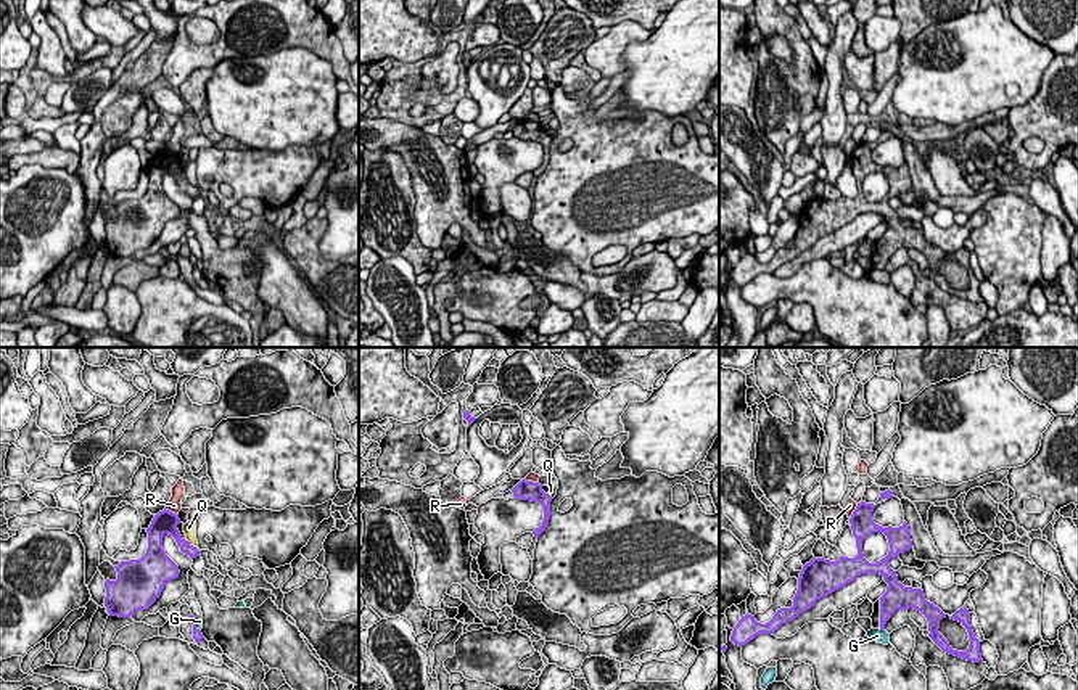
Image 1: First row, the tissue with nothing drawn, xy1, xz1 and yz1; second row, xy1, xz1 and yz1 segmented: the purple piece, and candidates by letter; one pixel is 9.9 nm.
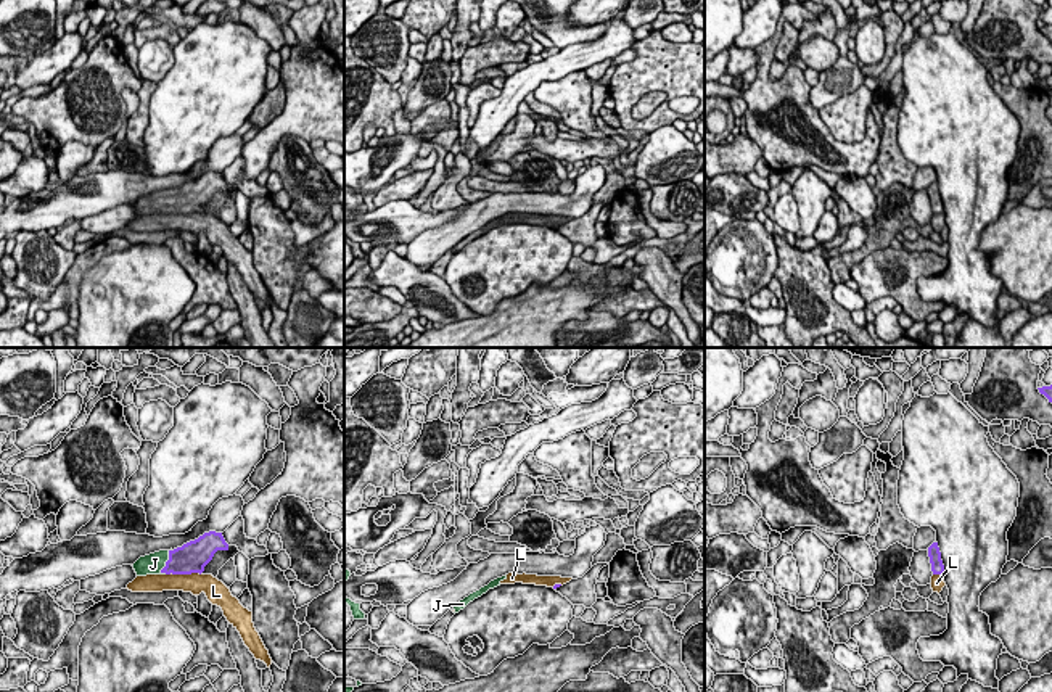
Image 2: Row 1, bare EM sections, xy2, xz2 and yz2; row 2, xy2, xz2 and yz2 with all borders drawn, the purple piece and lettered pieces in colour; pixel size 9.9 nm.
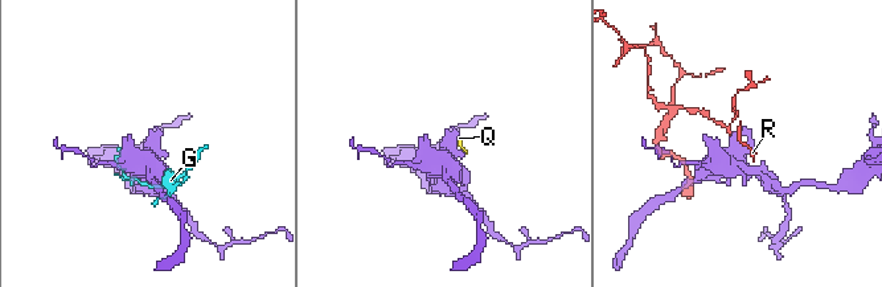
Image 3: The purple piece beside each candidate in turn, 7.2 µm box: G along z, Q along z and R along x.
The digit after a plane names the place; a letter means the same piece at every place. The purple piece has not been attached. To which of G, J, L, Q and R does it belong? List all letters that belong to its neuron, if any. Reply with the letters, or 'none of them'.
J

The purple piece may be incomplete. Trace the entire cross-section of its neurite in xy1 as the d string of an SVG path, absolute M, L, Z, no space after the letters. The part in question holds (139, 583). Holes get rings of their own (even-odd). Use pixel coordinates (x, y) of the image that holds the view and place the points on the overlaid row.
M164 508L154 515L146 529L146 553L138 560L121 561L114 566L117 579L105 581L105 606L109 616L130 618L138 610L148 610L159 598L164 585L179 577L179 566L163 548L166 534L172 536L180 552L191 560L201 557L200 550L180 536L179 524L179 515Z

